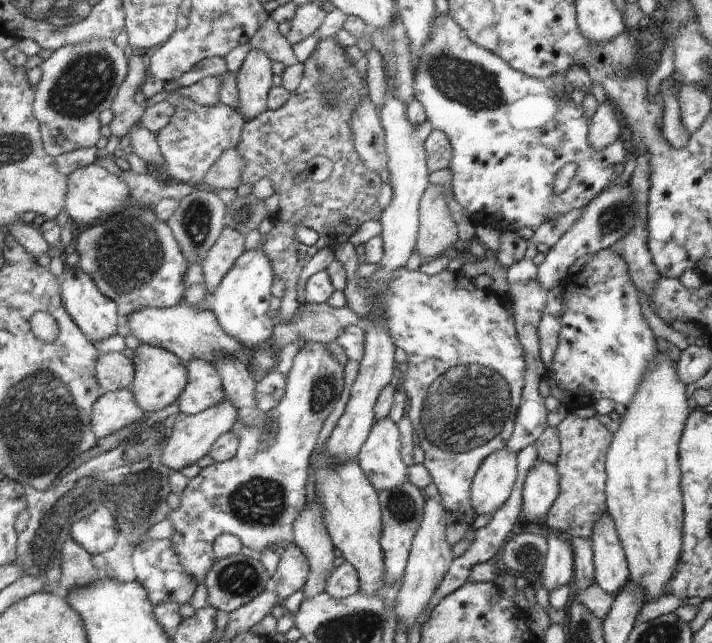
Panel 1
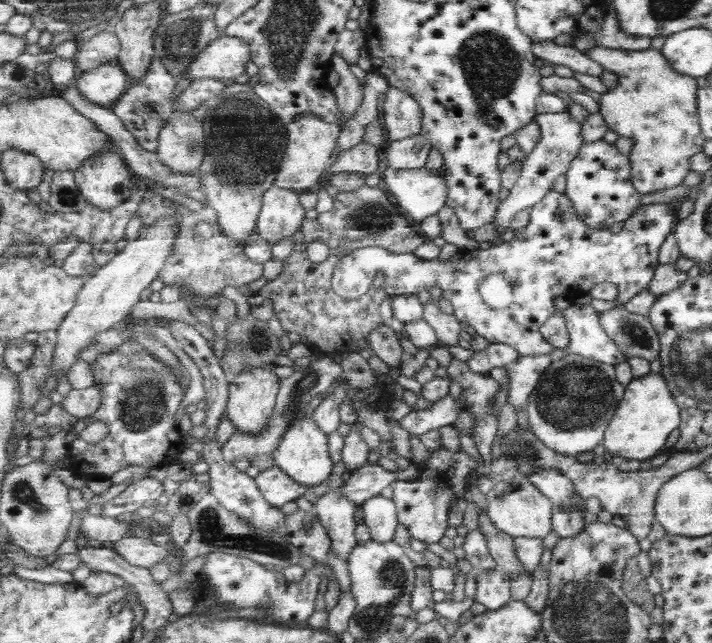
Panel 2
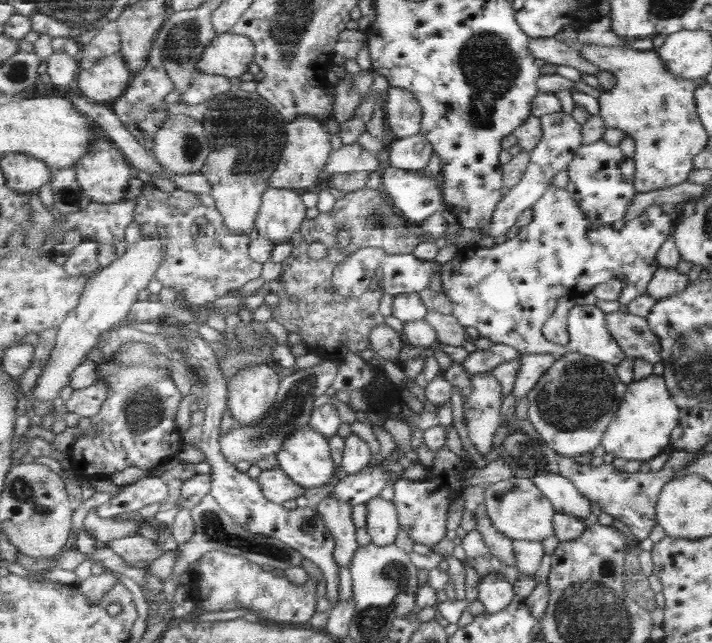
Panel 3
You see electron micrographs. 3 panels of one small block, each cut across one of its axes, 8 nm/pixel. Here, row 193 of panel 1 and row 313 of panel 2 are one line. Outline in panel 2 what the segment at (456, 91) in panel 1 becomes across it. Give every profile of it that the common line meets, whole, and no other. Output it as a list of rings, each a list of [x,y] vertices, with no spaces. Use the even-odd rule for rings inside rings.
[[[551,190],[531,210],[531,221],[525,228],[515,235],[510,242],[496,242],[492,246],[480,246],[471,251],[460,250],[458,254],[447,262],[436,260],[424,260],[414,253],[392,254],[380,247],[366,247],[351,252],[338,263],[334,271],[332,284],[334,291],[339,296],[353,301],[362,294],[366,294],[372,284],[372,278],[378,271],[385,276],[385,289],[389,296],[418,295],[419,294],[419,268],[435,268],[437,282],[435,286],[441,288],[443,296],[454,307],[454,316],[464,325],[472,327],[476,334],[485,337],[492,343],[503,343],[514,346],[515,350],[523,356],[551,355],[551,359],[558,361],[567,355],[583,355],[585,358],[598,360],[604,363],[614,364],[627,361],[628,356],[621,347],[607,334],[603,327],[602,313],[593,308],[592,304],[572,305],[564,311],[566,328],[569,332],[570,343],[564,348],[555,348],[551,341],[545,340],[541,334],[541,326],[547,322],[547,318],[557,312],[555,298],[569,296],[580,292],[582,295],[591,292],[592,288],[604,282],[613,282],[619,285],[619,299],[621,304],[627,303],[639,294],[647,291],[651,281],[658,270],[659,254],[662,251],[666,237],[671,234],[673,218],[667,214],[663,204],[651,204],[643,209],[639,208],[635,214],[624,222],[620,232],[611,230],[596,230],[590,228],[587,221],[583,221],[575,209],[574,202],[566,194]]]

